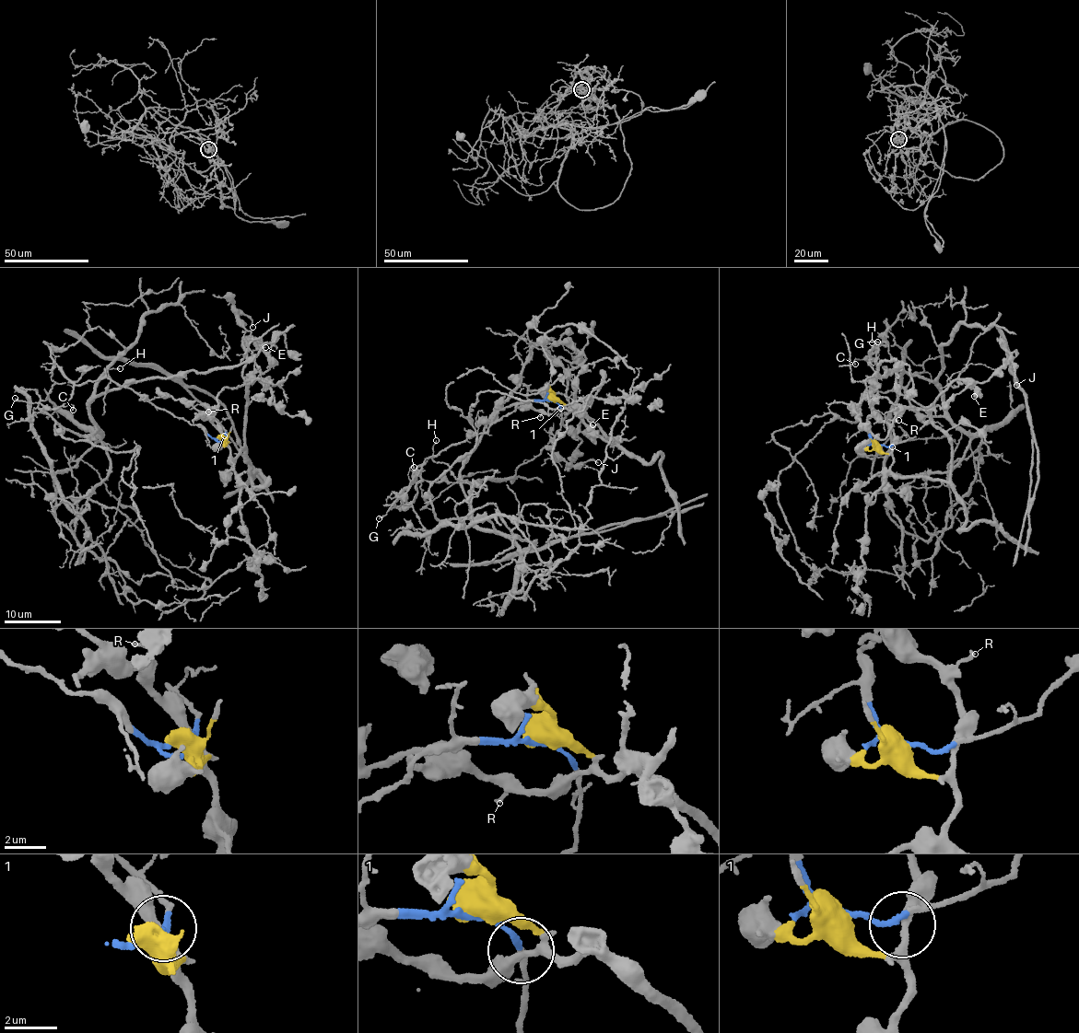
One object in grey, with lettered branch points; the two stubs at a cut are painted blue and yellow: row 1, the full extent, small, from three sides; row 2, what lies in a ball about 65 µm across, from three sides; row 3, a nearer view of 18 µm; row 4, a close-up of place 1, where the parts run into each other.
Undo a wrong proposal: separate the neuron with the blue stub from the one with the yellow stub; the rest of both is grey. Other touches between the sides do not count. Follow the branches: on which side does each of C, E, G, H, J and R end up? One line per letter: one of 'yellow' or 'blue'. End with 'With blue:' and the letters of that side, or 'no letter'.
C: blue
E: yellow
G: blue
H: blue
J: yellow
R: yellow
With blue: C, G, H

